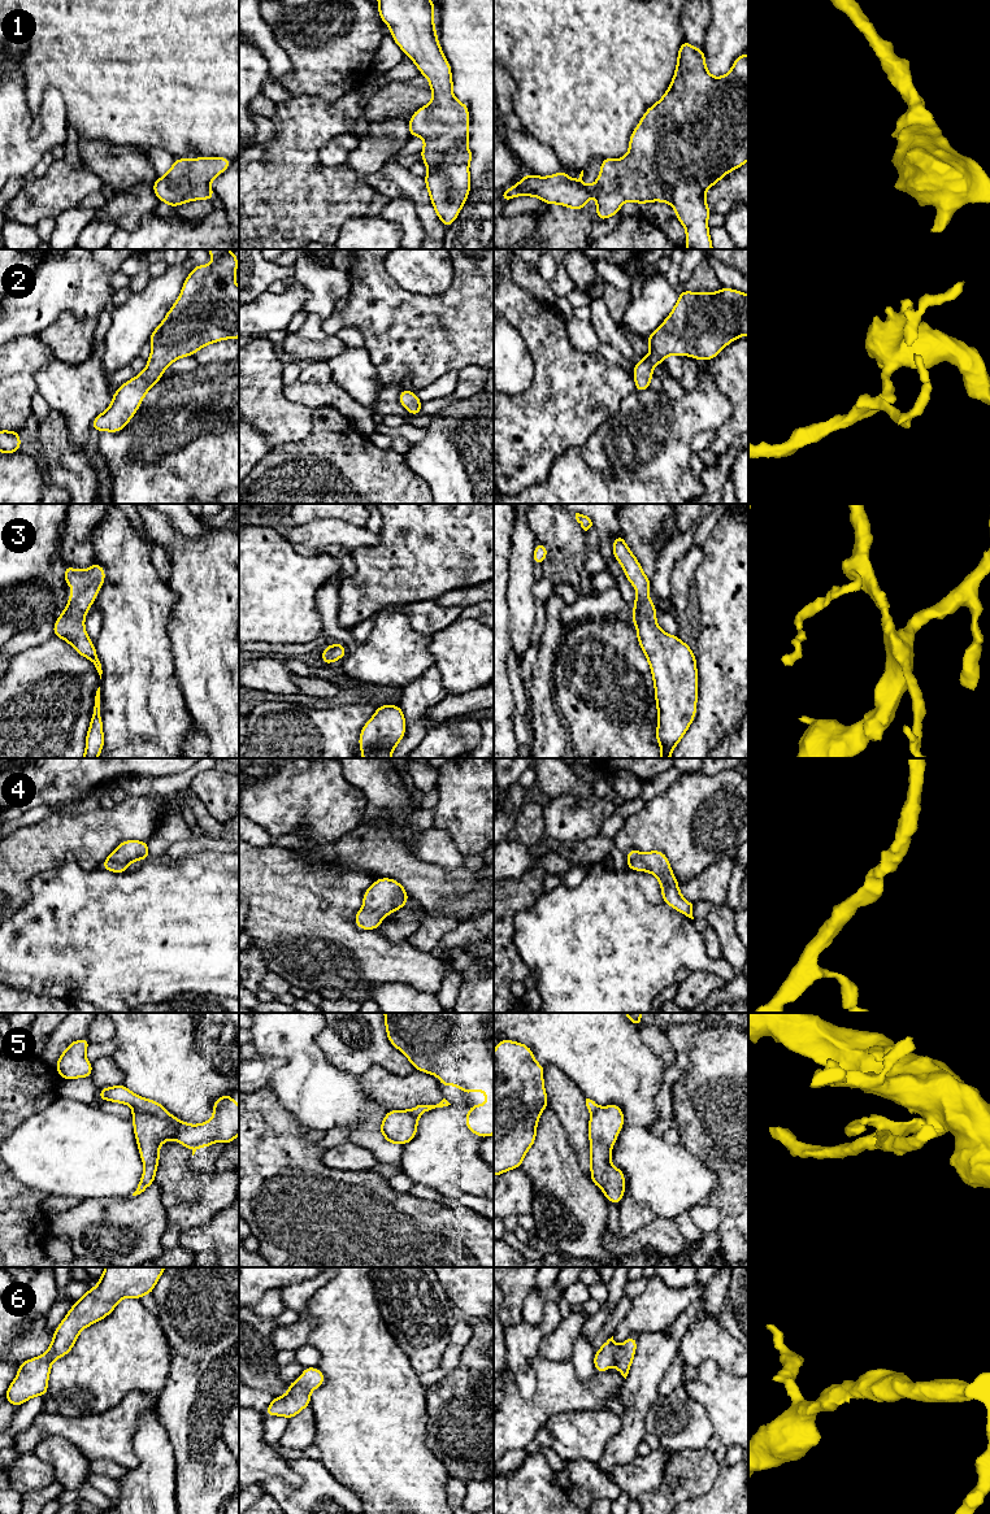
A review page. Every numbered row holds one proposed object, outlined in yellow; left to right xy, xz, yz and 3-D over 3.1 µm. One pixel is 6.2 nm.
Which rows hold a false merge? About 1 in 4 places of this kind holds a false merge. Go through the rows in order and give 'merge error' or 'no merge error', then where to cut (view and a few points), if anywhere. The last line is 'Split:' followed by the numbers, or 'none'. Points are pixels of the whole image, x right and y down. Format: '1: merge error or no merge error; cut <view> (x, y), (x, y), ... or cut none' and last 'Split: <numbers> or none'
1: no merge error; cut none
2: no merge error; cut none
3: no merge error; cut none
4: no merge error; cut none
5: merge error; cut xy (133, 1108), (152, 1112), (166, 1118), (176, 1127), (177, 1138)
6: no merge error; cut none
Split: 5

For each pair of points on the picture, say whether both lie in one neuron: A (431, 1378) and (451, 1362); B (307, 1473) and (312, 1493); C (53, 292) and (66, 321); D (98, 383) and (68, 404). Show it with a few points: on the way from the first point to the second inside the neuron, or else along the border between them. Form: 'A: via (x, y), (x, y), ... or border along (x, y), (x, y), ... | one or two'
A: via (437, 1375), (446, 1367) | one
B: via (312, 1478), (312, 1488) | one
C: border along (92, 318), (76, 318), (63, 312), (39, 333) | two
D: via (90, 383), (76, 396) | one

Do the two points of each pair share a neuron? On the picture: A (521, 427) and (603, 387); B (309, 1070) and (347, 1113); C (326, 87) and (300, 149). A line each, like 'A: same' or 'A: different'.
A: same
B: same
C: different

